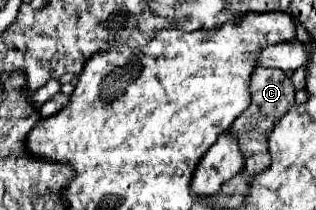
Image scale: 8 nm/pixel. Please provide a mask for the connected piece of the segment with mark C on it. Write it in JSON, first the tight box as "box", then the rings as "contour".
{"box":[229,69,295,173],"contour":[[[255,69],[251,77],[251,105],[247,111],[243,111],[241,117],[235,119],[229,131],[235,133],[241,151],[245,155],[245,171],[247,173],[259,173],[263,167],[269,165],[271,155],[267,155],[267,133],[271,133],[271,125],[275,125],[275,119],[283,117],[287,109],[295,105],[295,87],[287,73],[281,69]]]}

